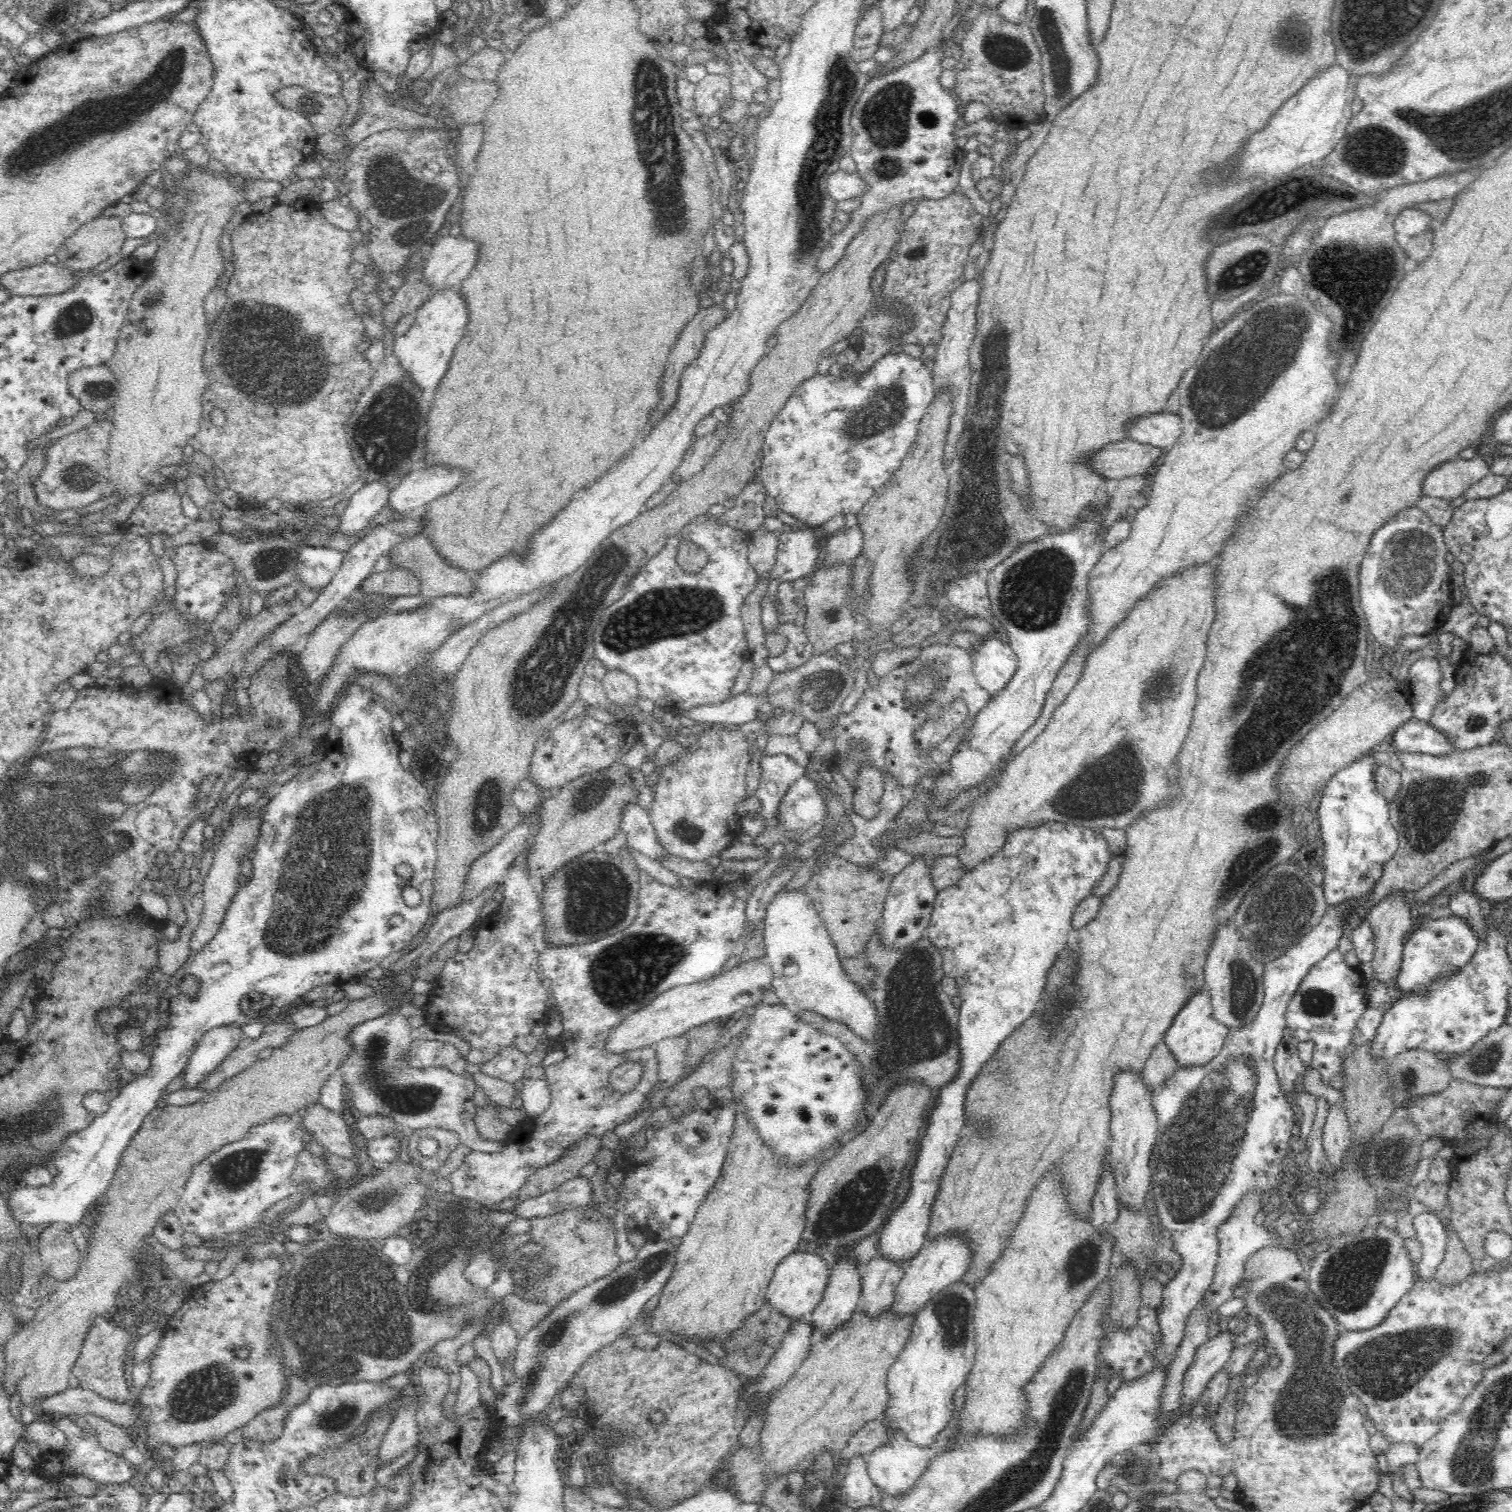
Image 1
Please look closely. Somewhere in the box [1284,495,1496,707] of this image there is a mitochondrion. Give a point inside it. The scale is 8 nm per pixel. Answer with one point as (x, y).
(1408, 562)

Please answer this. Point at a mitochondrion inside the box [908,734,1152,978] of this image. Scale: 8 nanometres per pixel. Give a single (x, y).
(1106, 788)

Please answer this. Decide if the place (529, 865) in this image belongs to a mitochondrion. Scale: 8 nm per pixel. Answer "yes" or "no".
no

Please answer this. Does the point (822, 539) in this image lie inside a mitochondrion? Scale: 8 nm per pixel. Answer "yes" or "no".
no

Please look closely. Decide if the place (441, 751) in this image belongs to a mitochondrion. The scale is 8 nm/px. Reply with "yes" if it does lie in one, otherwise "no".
no

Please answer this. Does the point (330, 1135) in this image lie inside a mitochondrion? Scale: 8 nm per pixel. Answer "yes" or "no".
no

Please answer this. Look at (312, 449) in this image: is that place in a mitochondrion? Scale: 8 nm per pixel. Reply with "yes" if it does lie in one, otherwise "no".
no

